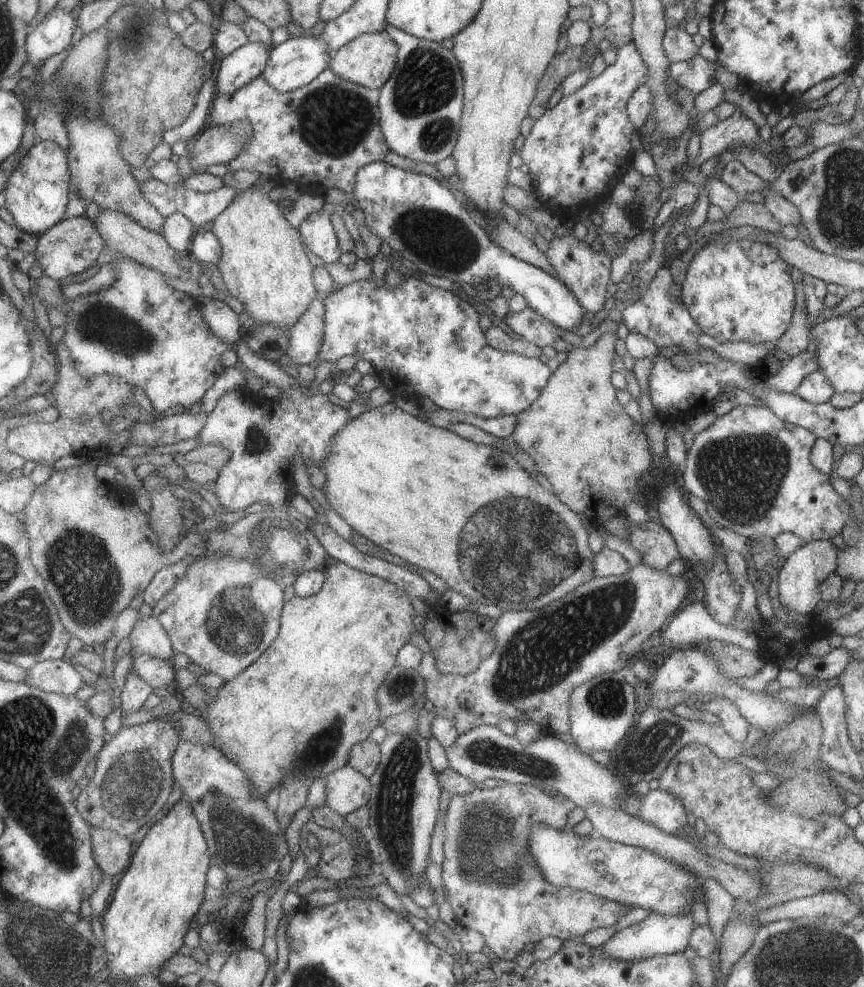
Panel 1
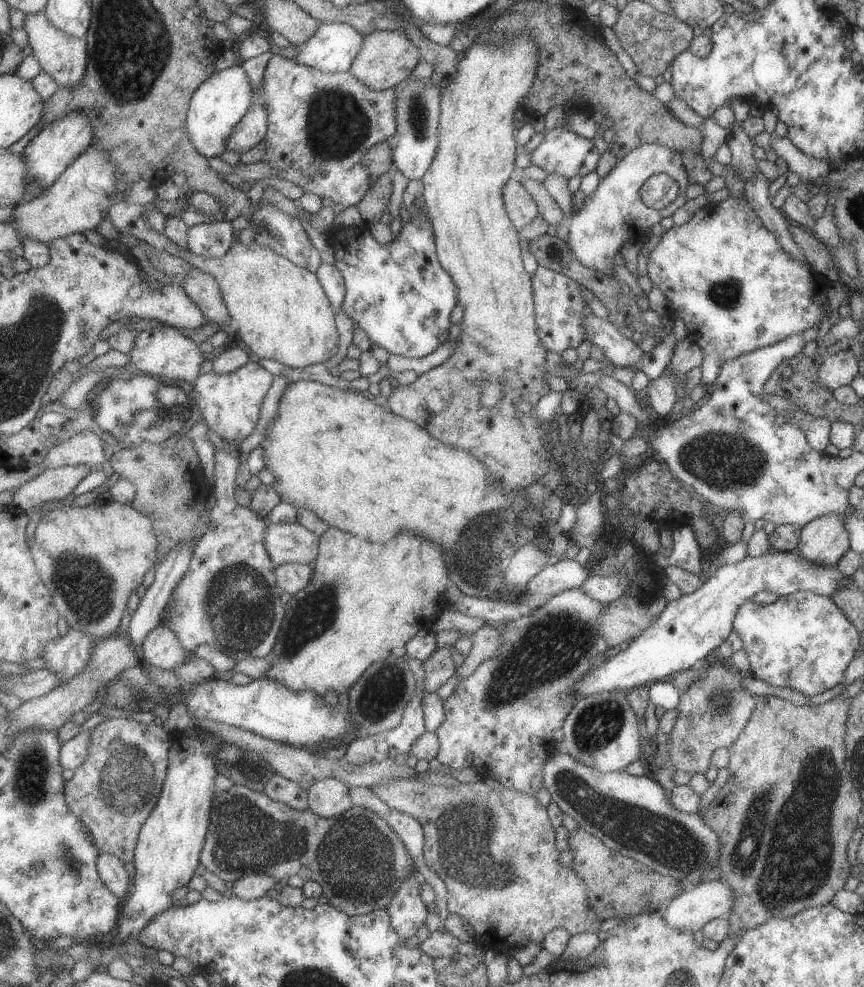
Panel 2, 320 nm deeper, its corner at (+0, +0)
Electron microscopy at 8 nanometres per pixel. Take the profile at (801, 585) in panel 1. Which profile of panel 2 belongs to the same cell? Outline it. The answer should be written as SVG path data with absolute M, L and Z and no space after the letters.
M827 514L811 520L800 528L799 544L794 549L805 562L817 566L836 566L839 558L847 552L847 530L843 528L841 514Z

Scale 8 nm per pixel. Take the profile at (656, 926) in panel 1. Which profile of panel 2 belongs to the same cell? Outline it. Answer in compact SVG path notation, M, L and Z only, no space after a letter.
M718 880L701 882L683 891L666 904L661 913L669 928L694 933L712 919L726 919L731 908L731 888Z

